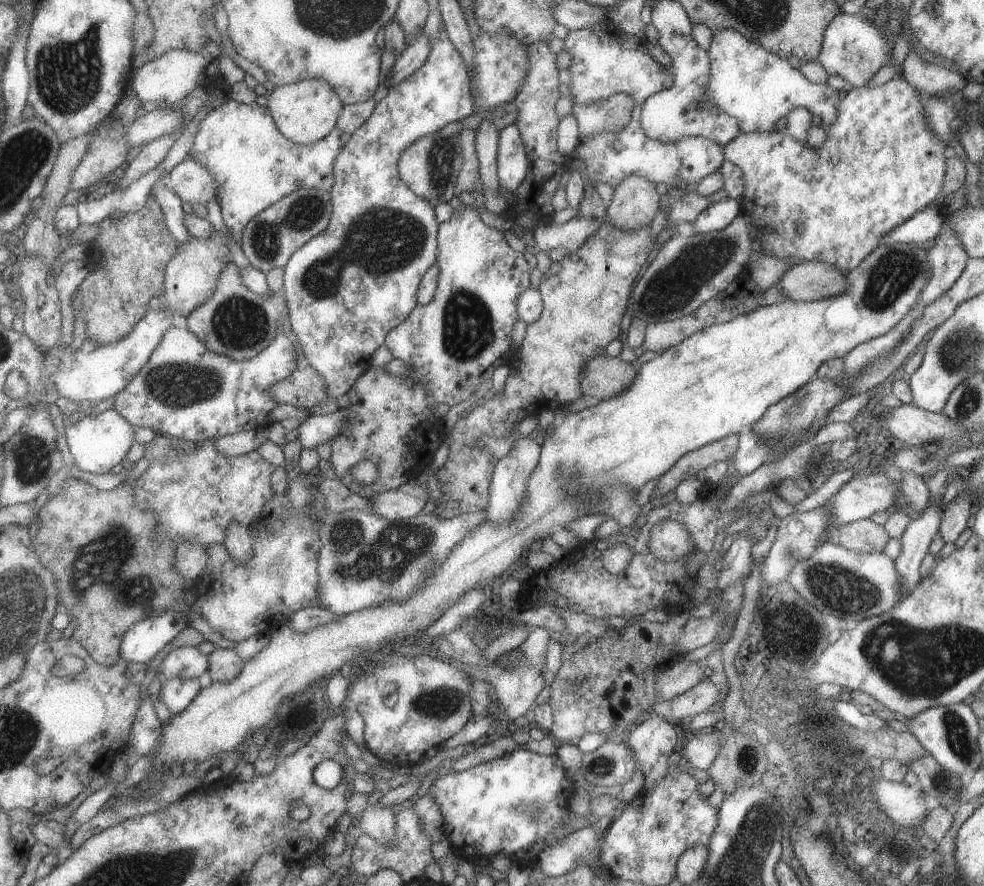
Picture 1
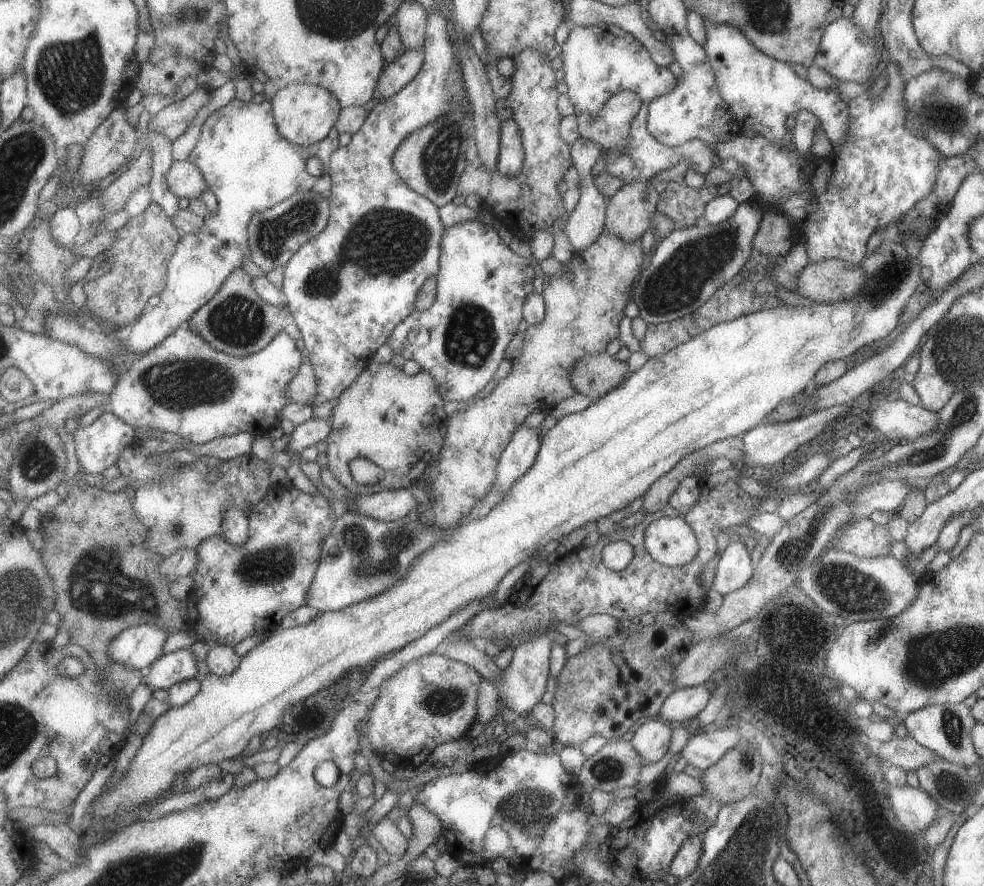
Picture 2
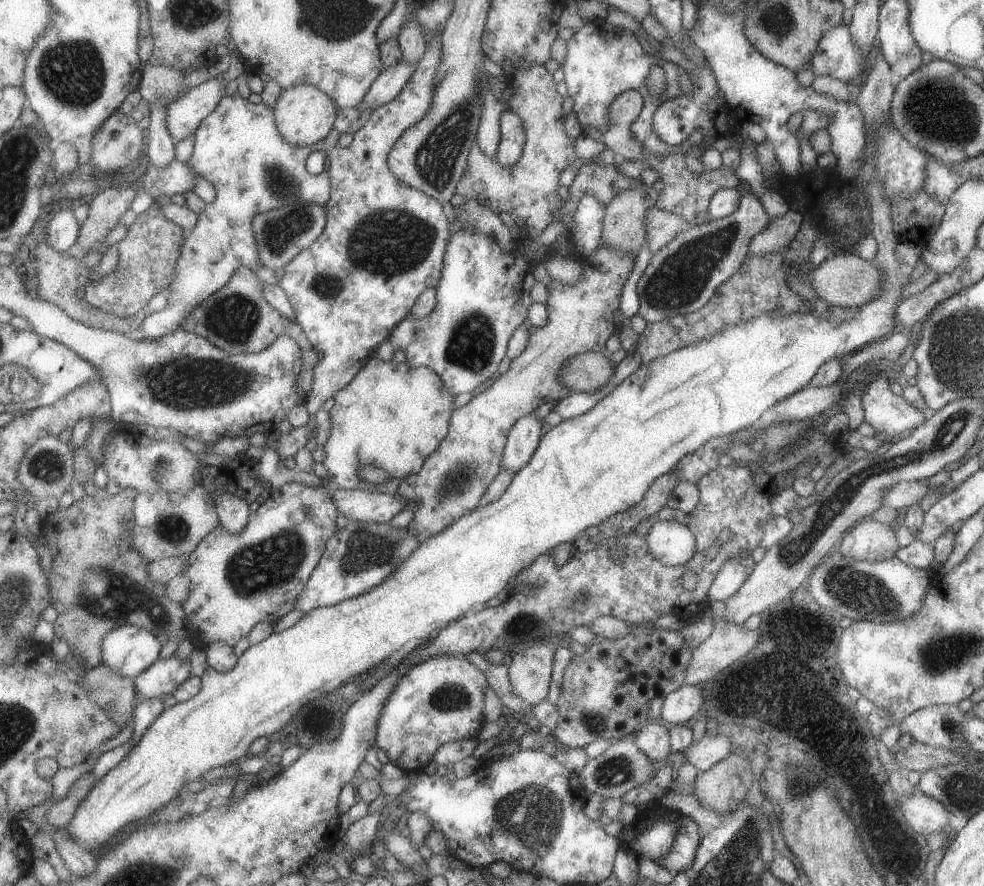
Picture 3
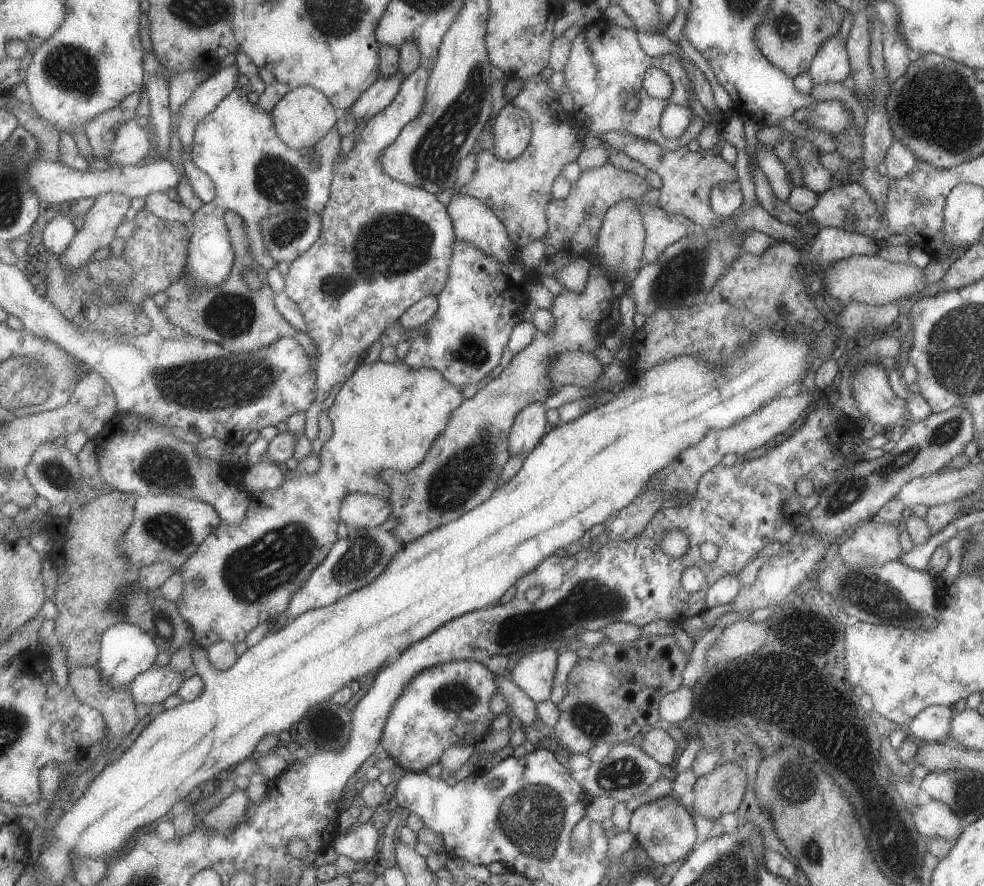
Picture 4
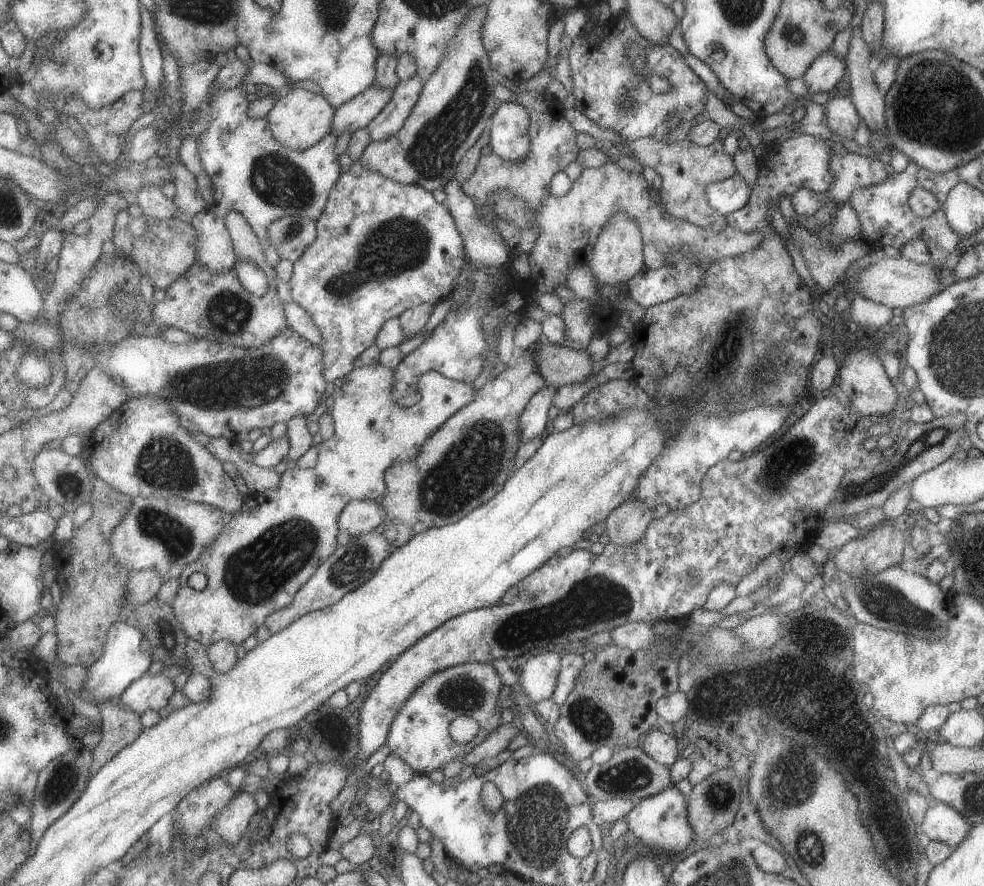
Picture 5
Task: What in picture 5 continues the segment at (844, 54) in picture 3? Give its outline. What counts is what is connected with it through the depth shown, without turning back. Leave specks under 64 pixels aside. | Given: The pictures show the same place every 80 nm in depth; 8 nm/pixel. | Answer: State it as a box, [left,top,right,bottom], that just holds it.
[800,48,845,95]

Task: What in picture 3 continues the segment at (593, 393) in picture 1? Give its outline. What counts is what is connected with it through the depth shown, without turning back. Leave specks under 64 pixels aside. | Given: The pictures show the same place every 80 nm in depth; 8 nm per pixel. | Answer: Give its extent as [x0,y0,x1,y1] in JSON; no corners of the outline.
[558,352,614,396]

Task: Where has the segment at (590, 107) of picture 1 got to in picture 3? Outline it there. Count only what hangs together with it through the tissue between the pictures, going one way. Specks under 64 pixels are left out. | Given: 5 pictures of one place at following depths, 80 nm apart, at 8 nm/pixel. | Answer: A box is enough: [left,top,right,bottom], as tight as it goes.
[582,89,642,161]

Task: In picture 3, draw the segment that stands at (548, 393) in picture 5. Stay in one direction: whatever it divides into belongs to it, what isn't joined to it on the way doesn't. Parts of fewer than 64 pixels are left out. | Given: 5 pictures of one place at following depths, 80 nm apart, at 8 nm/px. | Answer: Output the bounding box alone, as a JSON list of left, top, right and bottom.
[501,411,543,471]

